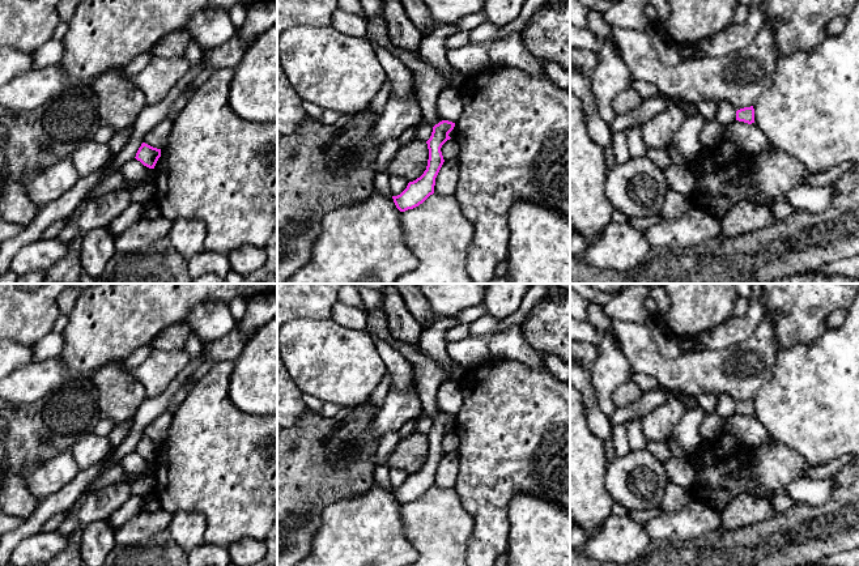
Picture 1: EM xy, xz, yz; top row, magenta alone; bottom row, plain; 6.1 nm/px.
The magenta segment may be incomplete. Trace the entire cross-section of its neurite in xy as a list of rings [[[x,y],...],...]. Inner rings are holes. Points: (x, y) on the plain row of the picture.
[[[143,435],[135,451],[140,454],[144,459],[154,461],[160,450],[161,450],[161,442],[153,441]]]

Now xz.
[[[442,413],[433,420],[431,429],[426,434],[429,442],[426,463],[420,471],[409,474],[400,488],[392,489],[395,498],[400,505],[418,499],[434,486],[435,471],[445,455],[441,441],[451,431],[448,426],[454,420],[455,416],[448,413]]]

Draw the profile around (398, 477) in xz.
[[[390,468],[390,485],[392,489],[400,488],[408,478],[408,473],[405,471],[397,468]]]

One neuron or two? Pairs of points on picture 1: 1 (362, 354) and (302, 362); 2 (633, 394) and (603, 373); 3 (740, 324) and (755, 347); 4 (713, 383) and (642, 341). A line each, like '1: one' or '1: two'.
1: one
2: two
3: two
4: one

